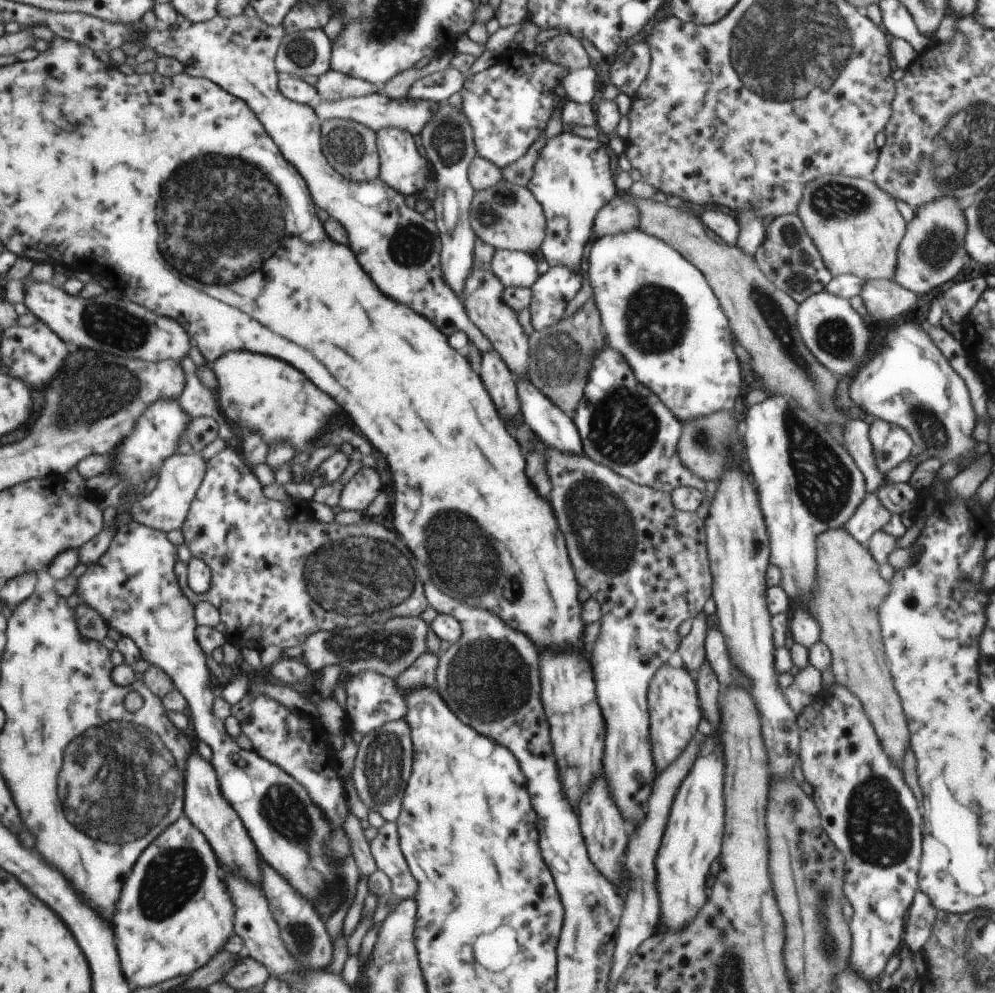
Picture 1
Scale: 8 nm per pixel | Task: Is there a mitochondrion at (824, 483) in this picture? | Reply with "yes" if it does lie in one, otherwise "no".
yes

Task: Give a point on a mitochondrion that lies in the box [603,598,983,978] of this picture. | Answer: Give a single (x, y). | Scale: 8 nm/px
(879, 827)

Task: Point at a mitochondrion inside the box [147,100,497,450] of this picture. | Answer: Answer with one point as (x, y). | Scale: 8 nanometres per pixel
(221, 233)

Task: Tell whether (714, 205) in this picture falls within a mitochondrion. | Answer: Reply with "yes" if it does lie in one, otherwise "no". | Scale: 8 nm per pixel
no

